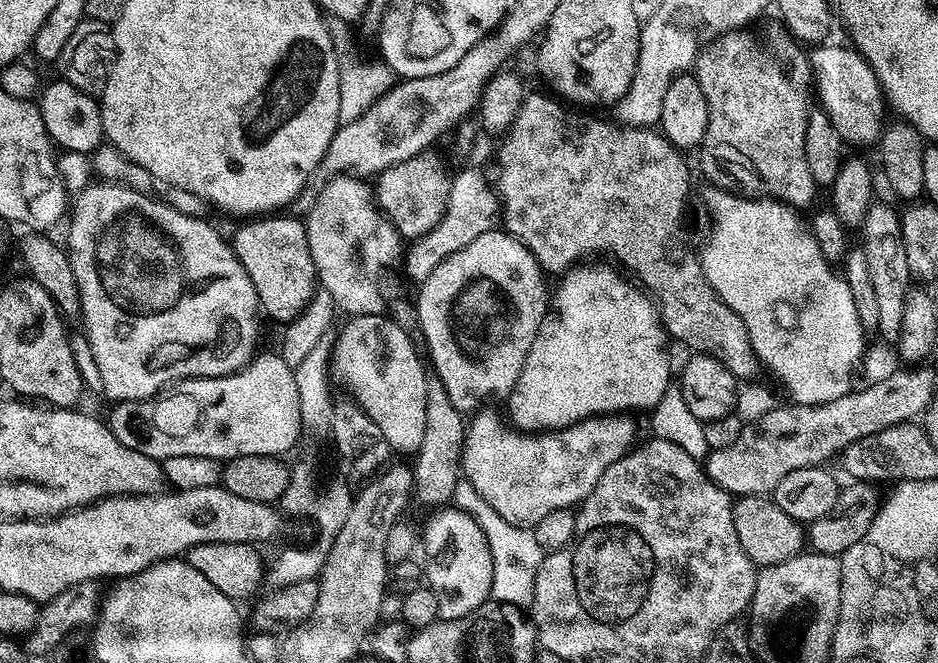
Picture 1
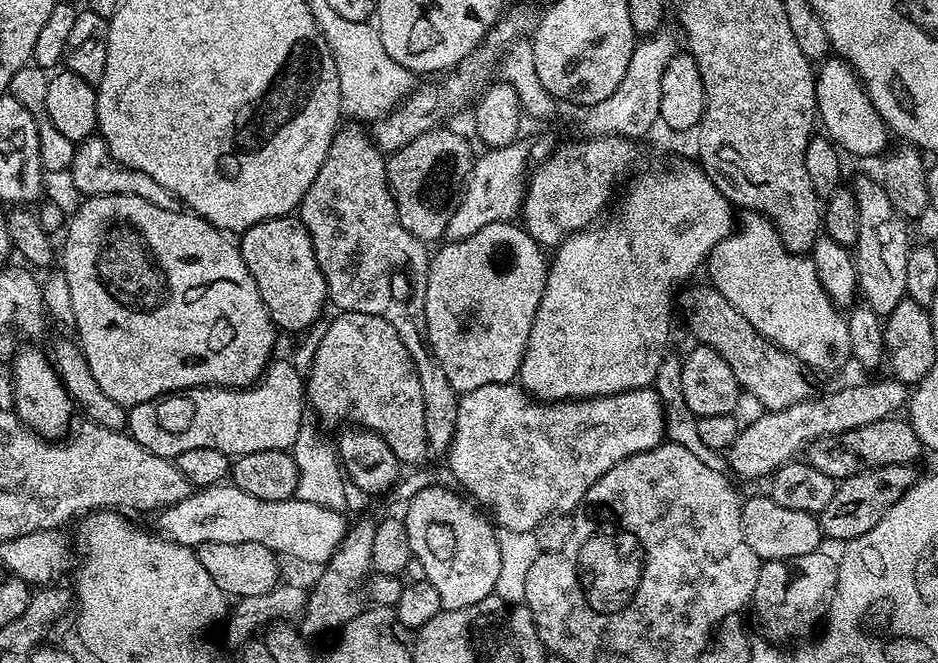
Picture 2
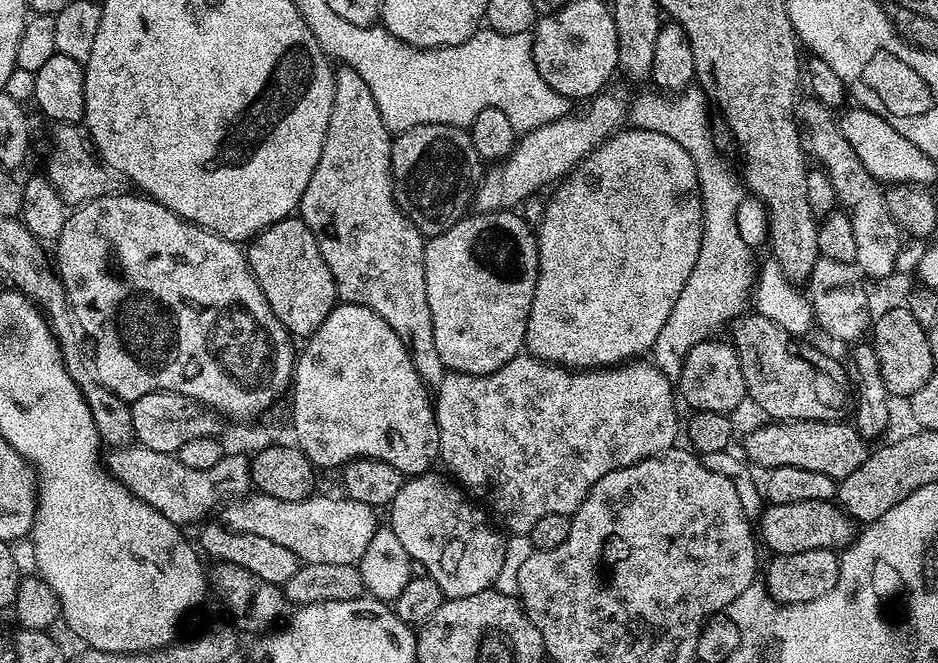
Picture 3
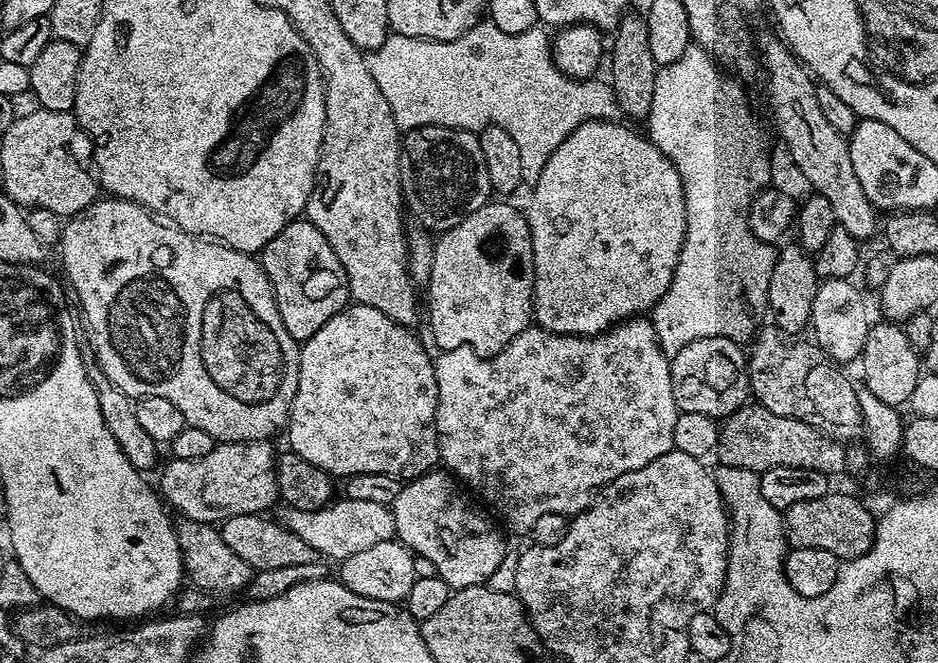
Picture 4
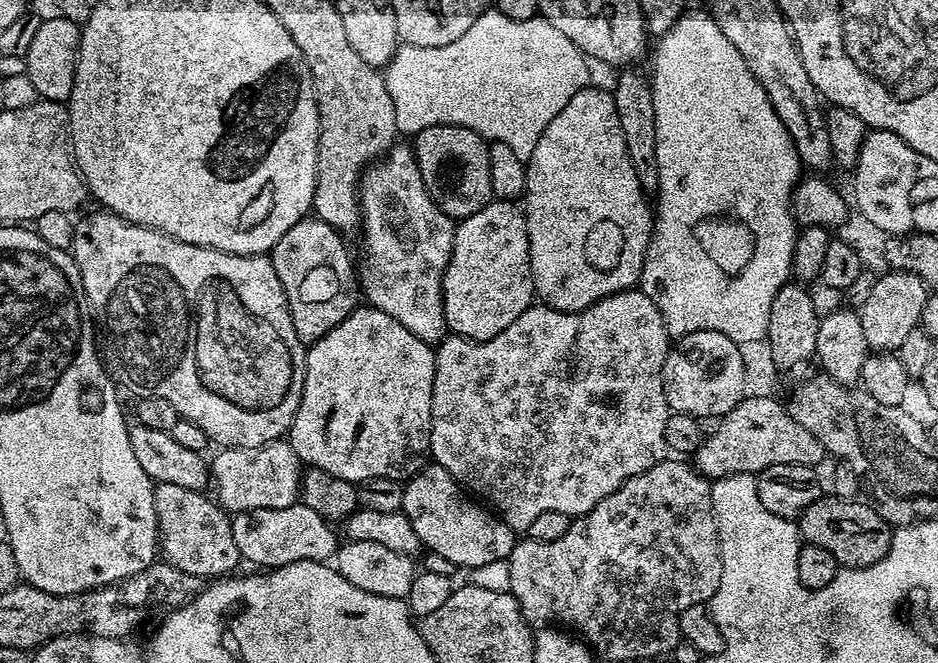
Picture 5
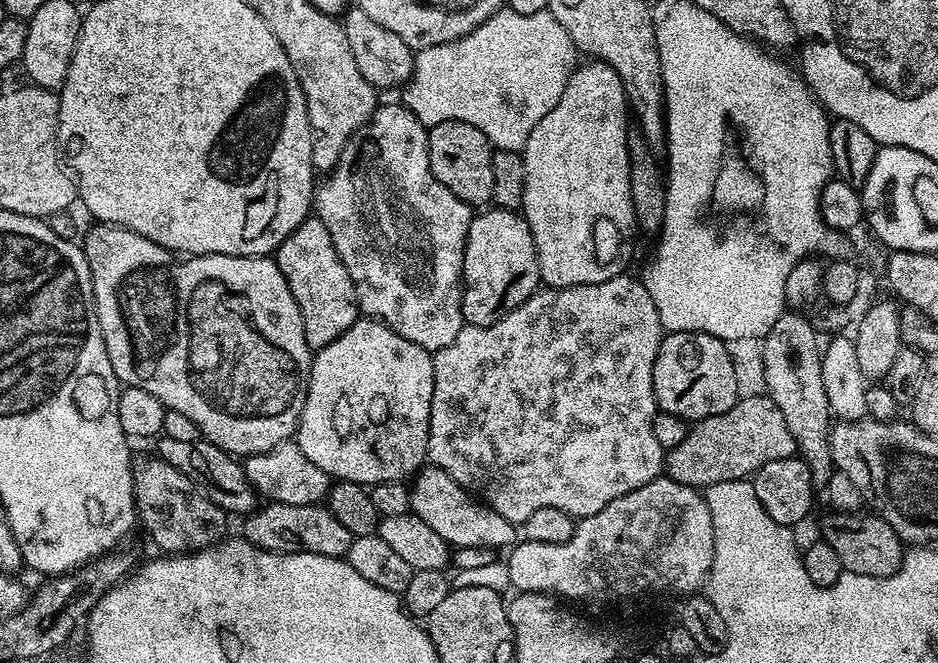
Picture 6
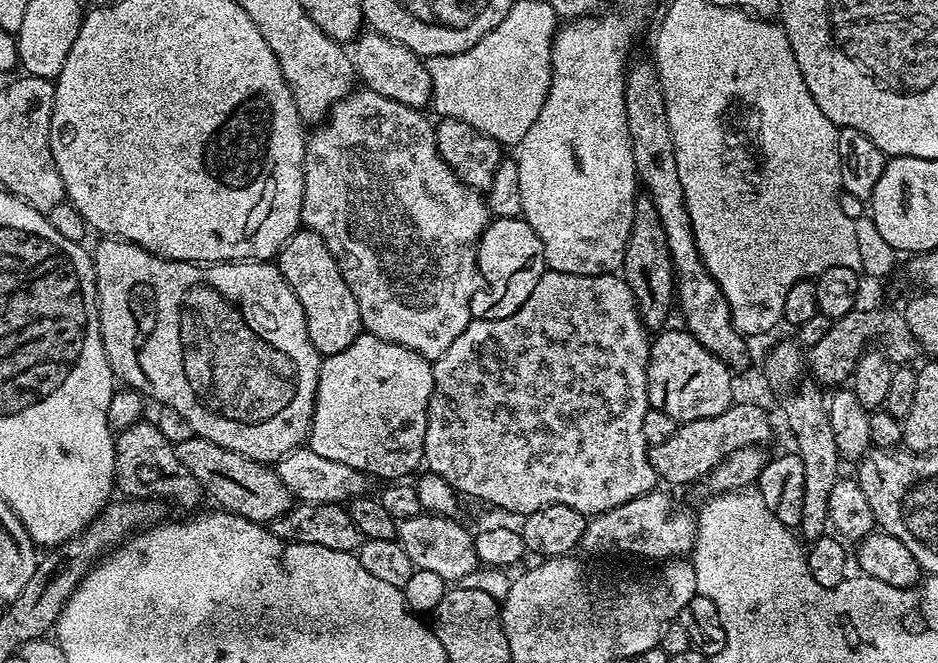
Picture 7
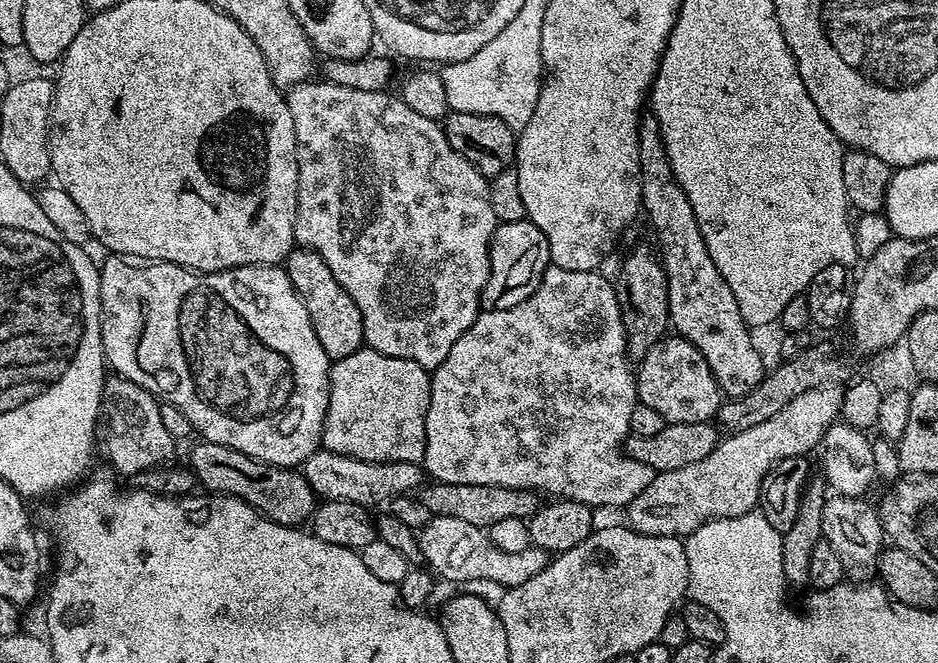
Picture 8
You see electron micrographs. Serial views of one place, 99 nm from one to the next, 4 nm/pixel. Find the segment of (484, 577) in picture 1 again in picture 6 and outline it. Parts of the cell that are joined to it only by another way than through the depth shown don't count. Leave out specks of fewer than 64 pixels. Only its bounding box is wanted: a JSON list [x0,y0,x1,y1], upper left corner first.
[410,465,517,550]

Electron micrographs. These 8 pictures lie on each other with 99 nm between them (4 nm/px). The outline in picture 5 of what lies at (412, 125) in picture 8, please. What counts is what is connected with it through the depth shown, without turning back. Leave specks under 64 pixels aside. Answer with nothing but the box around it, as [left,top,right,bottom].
[358,142,456,346]

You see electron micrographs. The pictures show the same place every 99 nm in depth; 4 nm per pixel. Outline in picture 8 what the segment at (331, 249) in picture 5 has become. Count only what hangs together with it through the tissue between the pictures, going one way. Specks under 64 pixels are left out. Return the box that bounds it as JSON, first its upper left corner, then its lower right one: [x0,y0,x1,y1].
[286,247,365,361]

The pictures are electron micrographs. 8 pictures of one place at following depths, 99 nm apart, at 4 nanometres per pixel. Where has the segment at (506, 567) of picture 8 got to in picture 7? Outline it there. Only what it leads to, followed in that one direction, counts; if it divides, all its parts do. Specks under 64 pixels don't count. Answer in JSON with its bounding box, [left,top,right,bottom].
[396,514,476,582]

